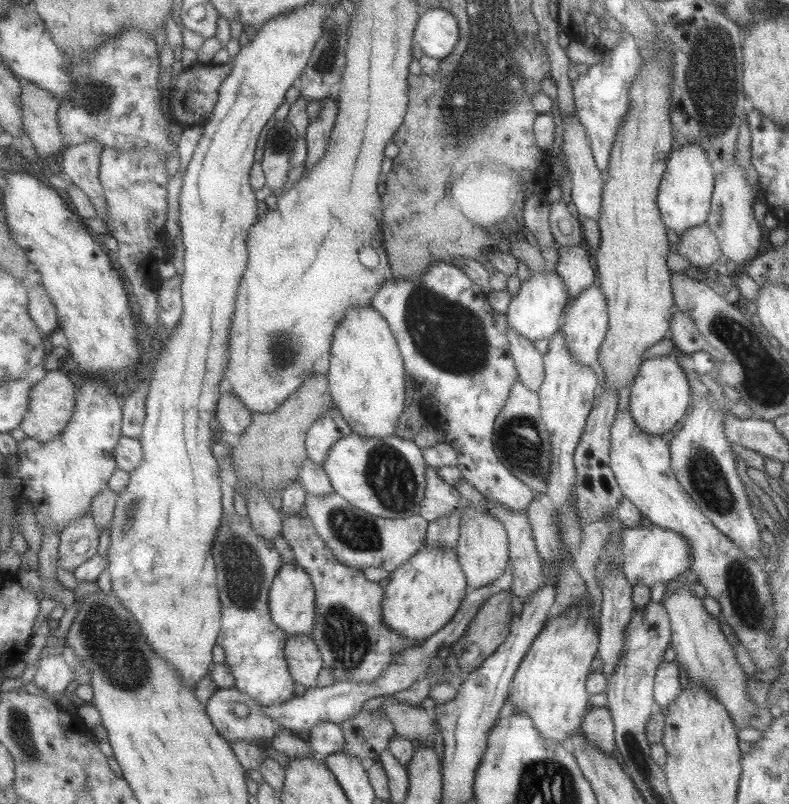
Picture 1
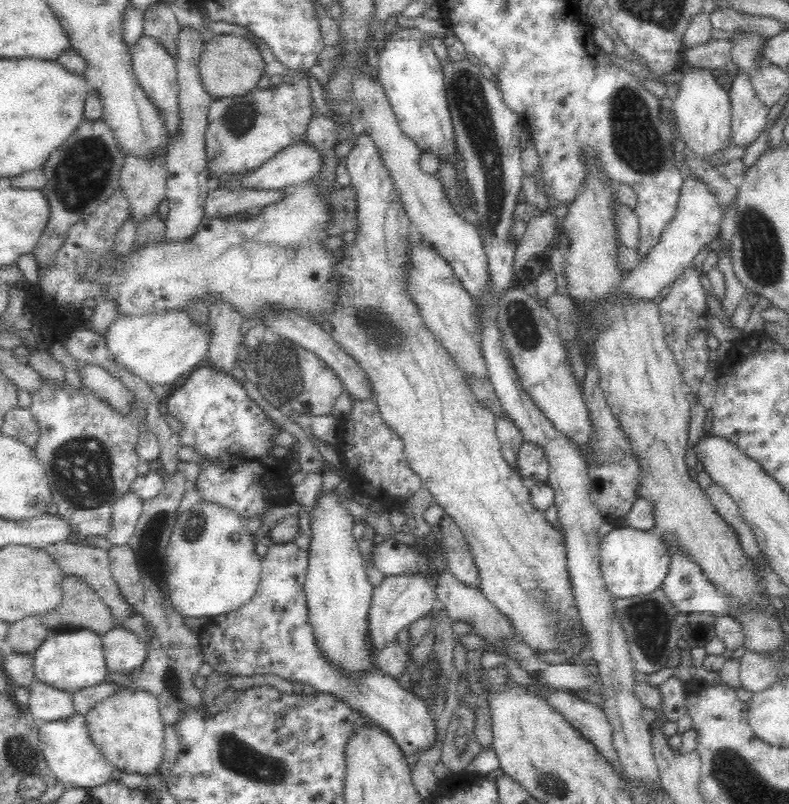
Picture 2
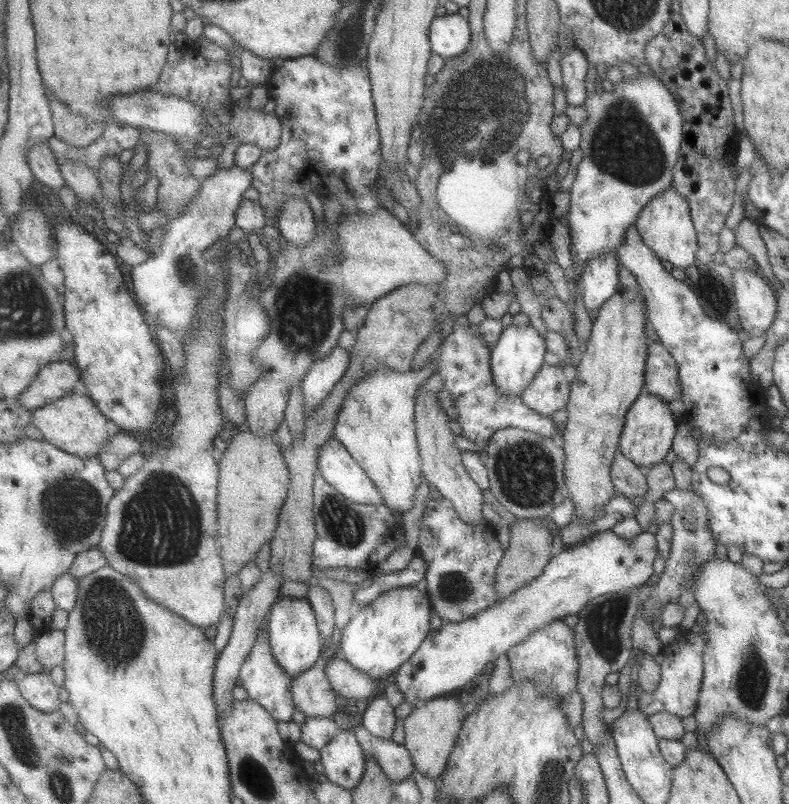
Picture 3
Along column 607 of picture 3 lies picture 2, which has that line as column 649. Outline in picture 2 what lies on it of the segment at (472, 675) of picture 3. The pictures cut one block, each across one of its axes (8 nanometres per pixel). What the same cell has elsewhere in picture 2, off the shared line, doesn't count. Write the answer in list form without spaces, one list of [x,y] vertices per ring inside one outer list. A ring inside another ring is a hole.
[[[614,526],[602,538],[599,546],[601,578],[608,592],[616,598],[648,595],[661,588],[670,568],[670,553],[666,543],[657,532]]]

